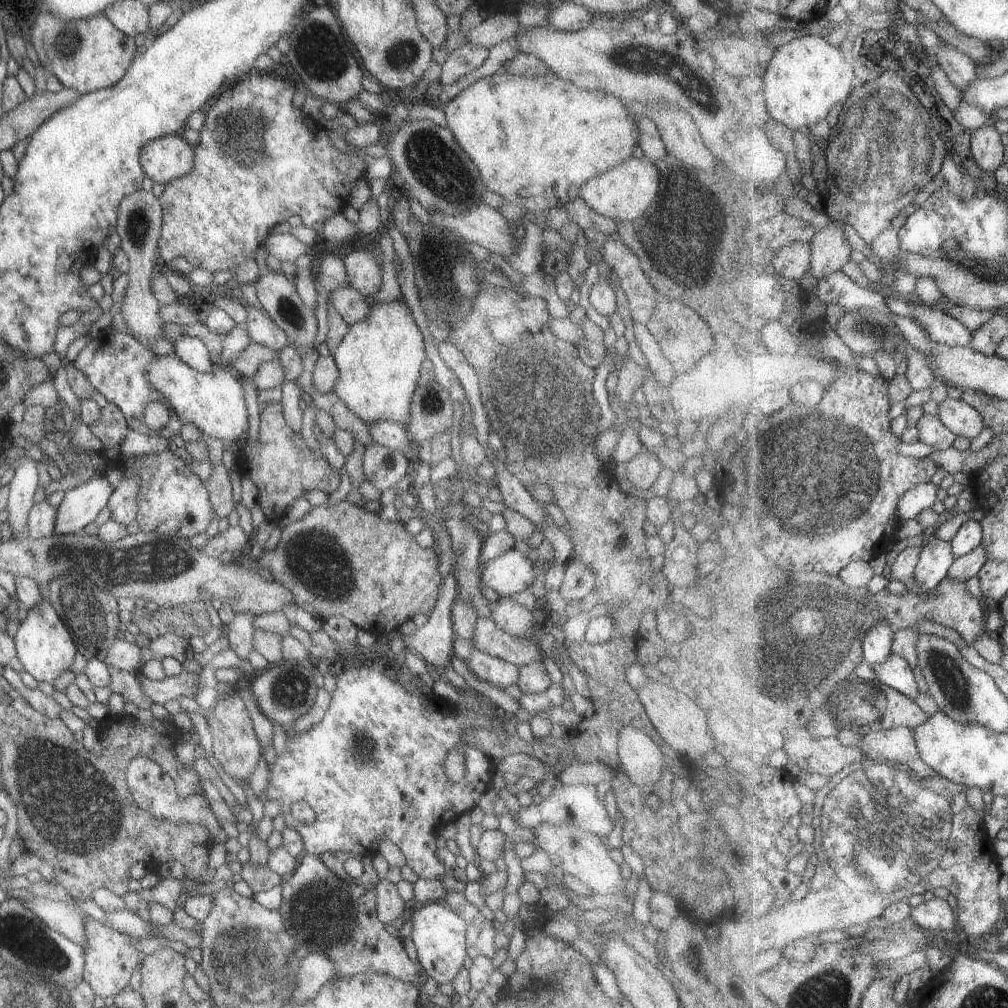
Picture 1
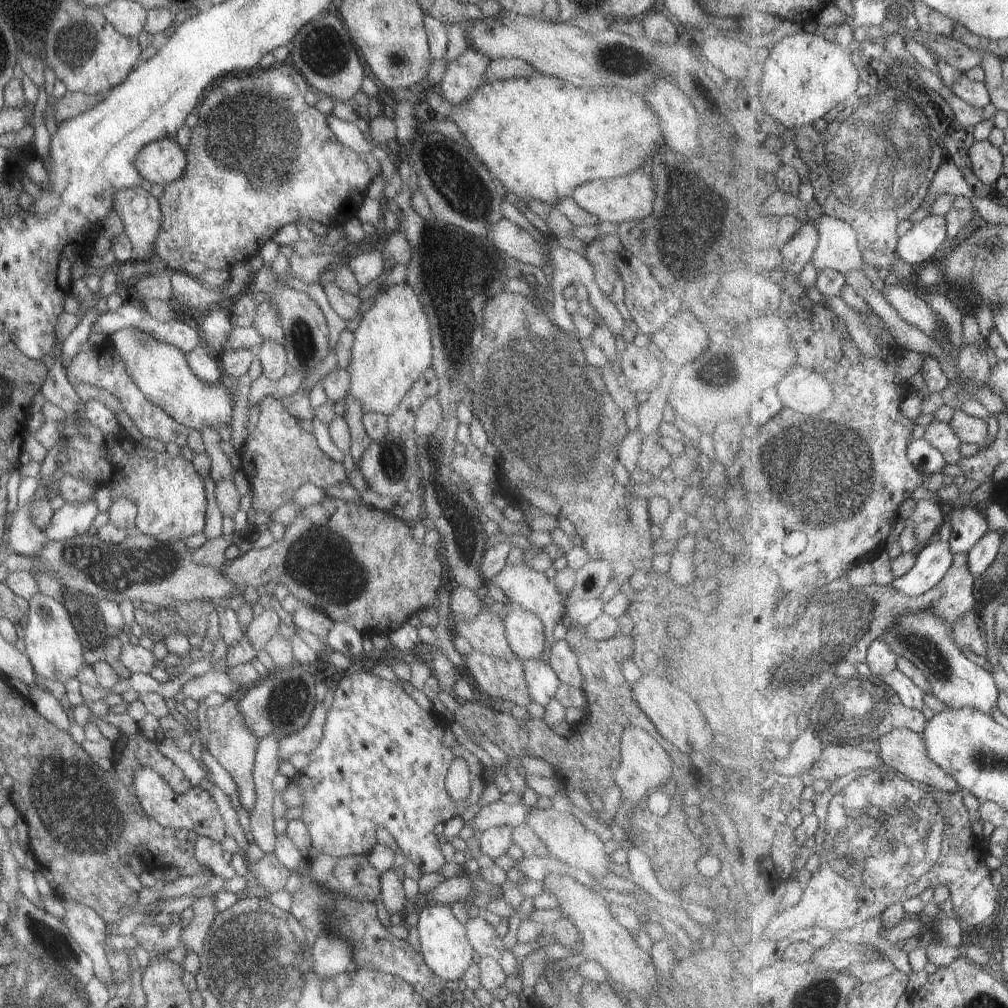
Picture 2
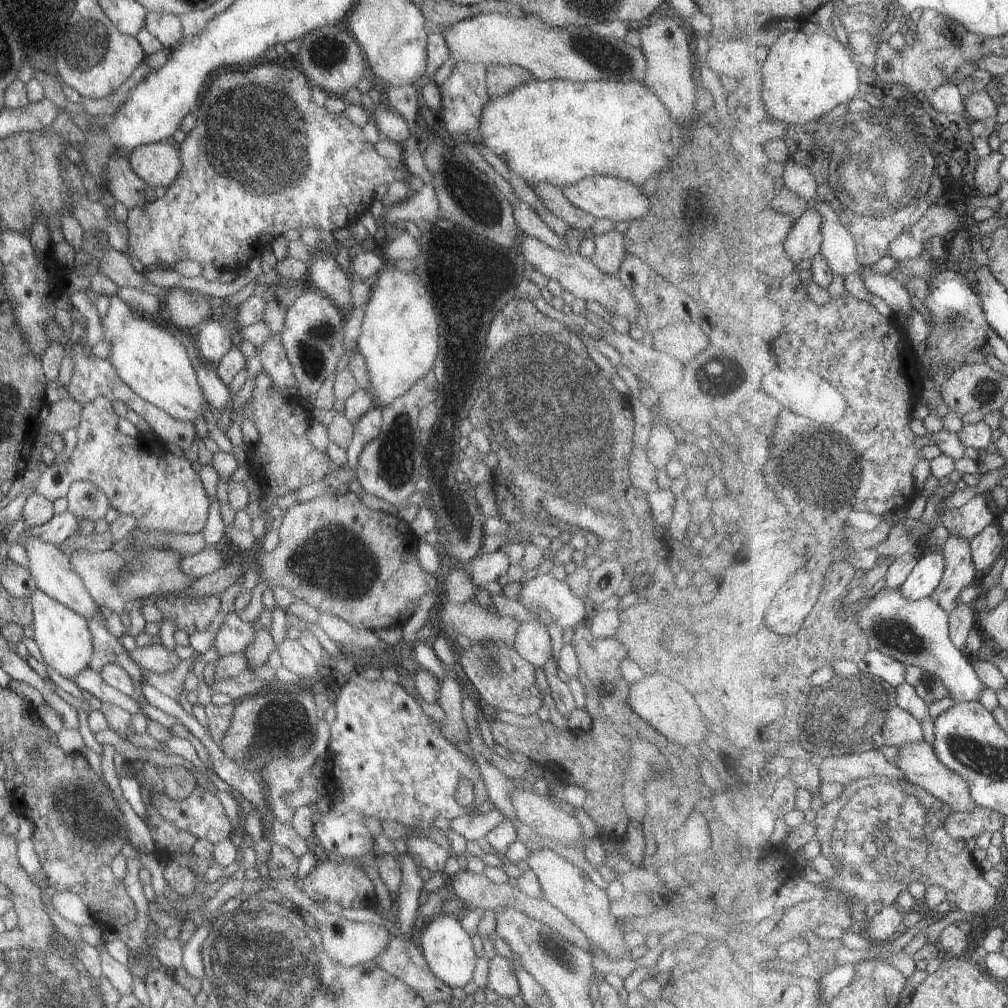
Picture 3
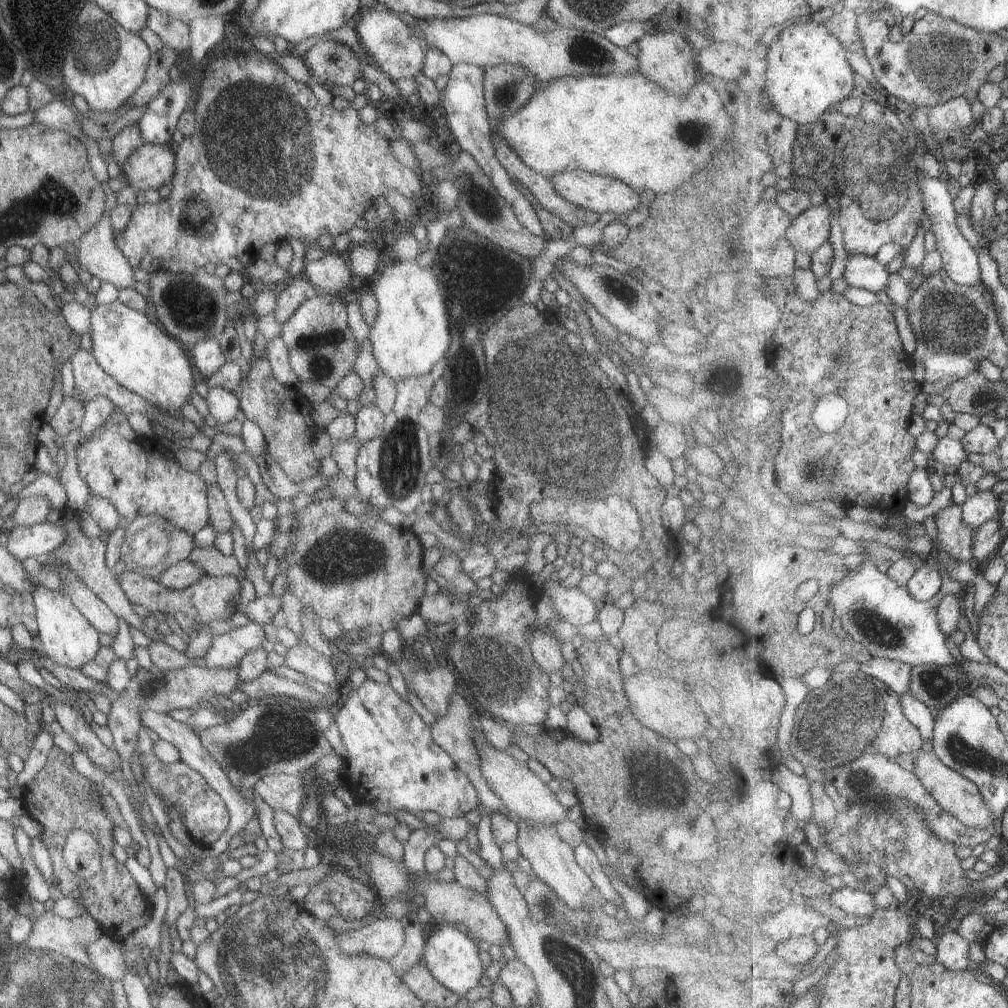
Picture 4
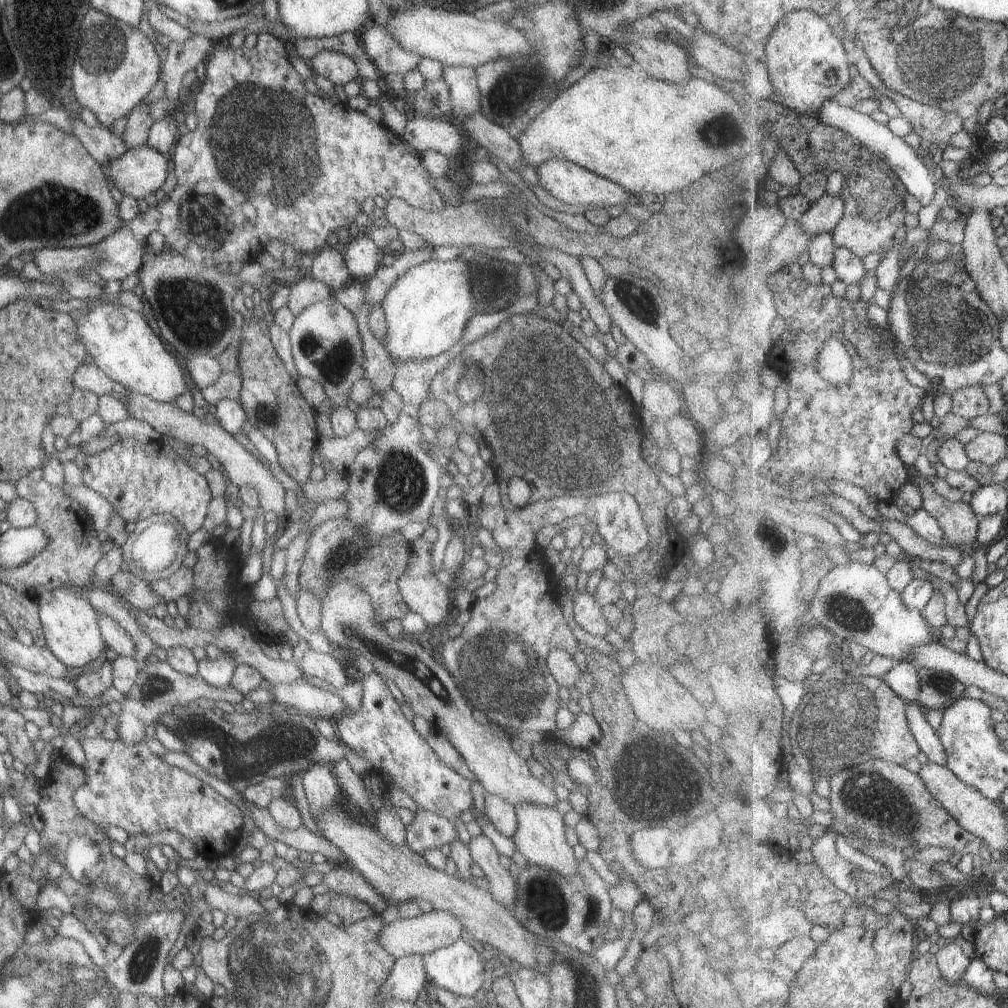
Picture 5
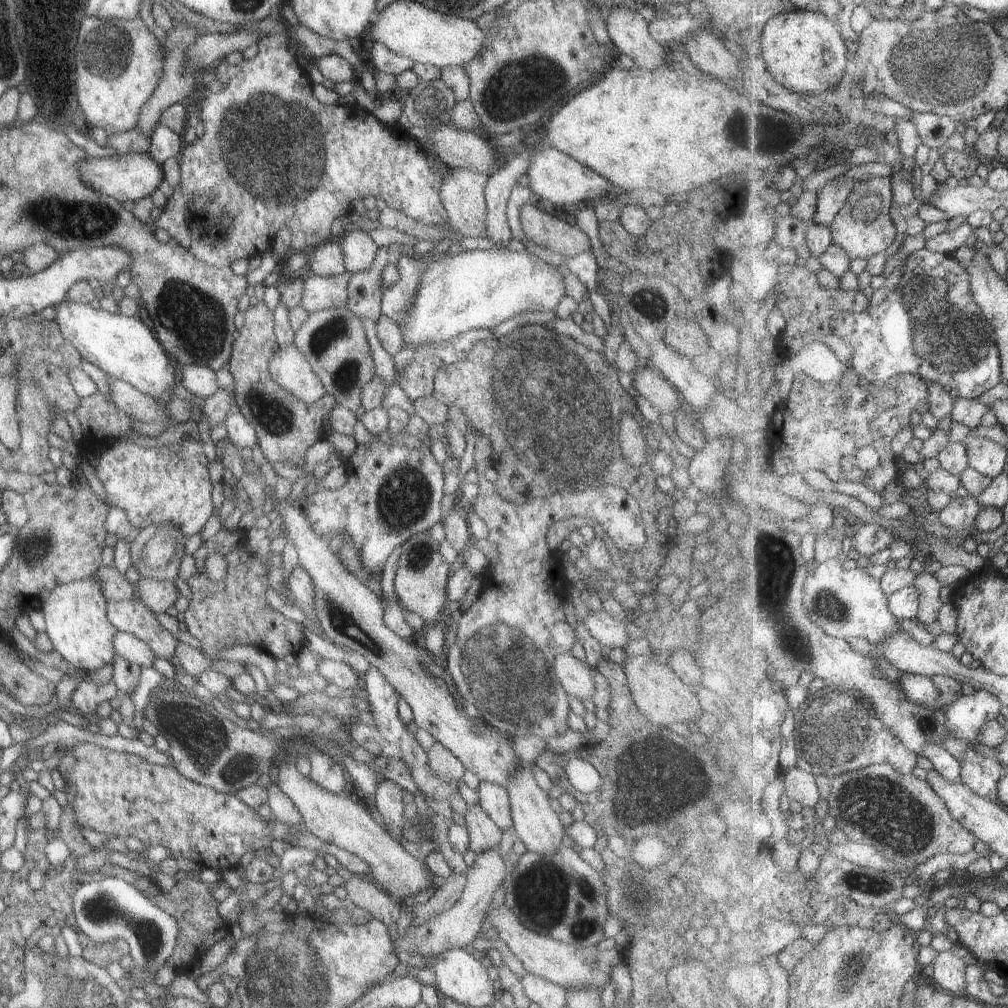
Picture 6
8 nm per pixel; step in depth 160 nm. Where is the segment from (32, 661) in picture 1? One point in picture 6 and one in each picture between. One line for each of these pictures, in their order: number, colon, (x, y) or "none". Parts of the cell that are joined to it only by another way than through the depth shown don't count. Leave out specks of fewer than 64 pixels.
2: (54, 650)
3: (64, 641)
4: (66, 638)
5: (68, 623)
6: (75, 621)

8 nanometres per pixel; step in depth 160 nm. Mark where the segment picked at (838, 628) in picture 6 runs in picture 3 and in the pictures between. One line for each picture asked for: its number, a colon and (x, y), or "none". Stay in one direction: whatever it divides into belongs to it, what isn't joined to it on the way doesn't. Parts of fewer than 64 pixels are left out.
3: (918, 633)
4: (874, 609)
5: (856, 602)

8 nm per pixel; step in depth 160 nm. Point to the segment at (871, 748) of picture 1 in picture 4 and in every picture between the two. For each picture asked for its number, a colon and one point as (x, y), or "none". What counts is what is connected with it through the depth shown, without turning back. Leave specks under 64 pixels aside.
2: (904, 750)
3: (922, 766)
4: (961, 798)

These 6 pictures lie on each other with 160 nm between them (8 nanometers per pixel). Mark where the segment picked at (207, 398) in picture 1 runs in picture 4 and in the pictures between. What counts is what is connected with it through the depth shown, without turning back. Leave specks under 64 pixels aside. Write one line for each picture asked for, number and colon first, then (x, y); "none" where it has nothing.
2: (160, 372)
3: (150, 361)
4: (134, 352)

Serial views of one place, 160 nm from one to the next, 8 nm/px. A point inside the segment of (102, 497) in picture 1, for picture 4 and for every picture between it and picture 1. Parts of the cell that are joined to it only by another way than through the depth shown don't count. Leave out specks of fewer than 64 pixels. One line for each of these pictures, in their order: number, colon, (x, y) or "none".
2: (70, 519)
3: (54, 531)
4: (36, 540)

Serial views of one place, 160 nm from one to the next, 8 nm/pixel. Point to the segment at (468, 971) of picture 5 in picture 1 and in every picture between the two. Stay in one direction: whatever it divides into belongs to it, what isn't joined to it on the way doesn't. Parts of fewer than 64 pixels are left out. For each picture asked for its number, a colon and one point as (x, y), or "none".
1: (438, 933)
2: (443, 945)
3: (447, 949)
4: (450, 956)

